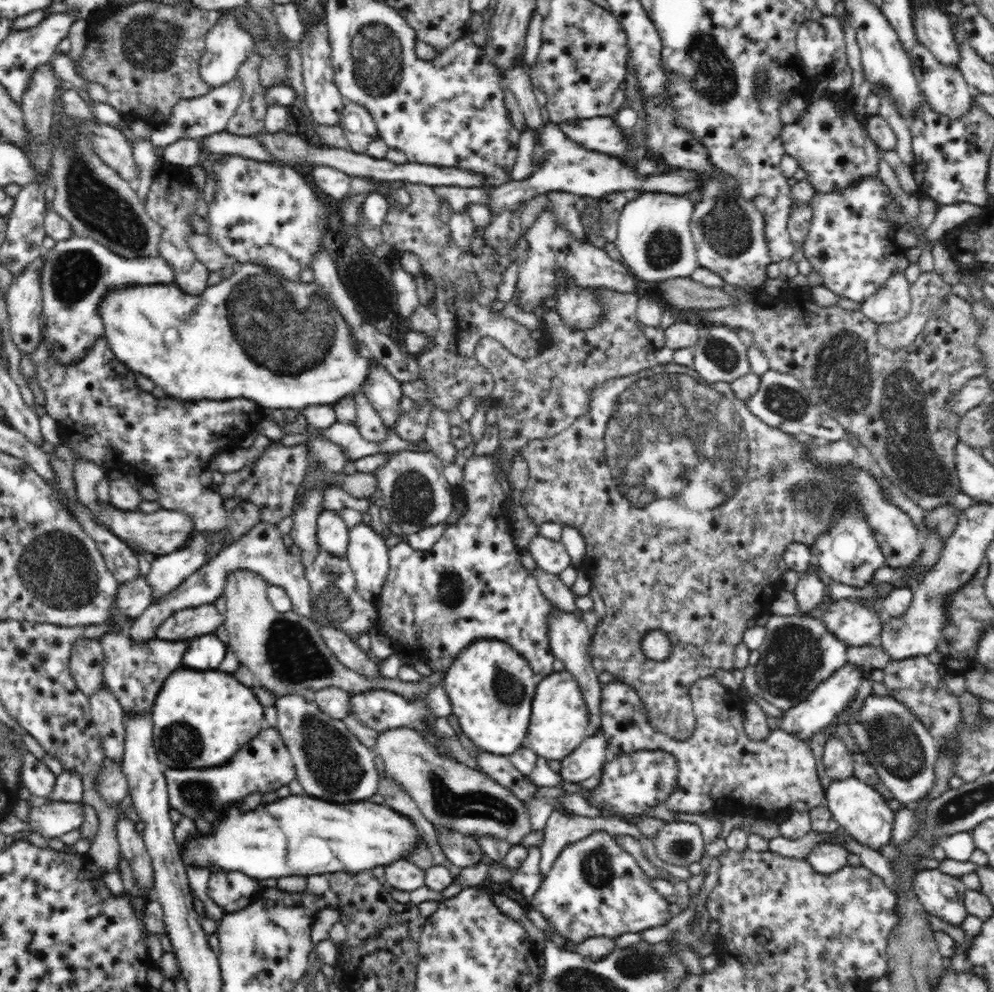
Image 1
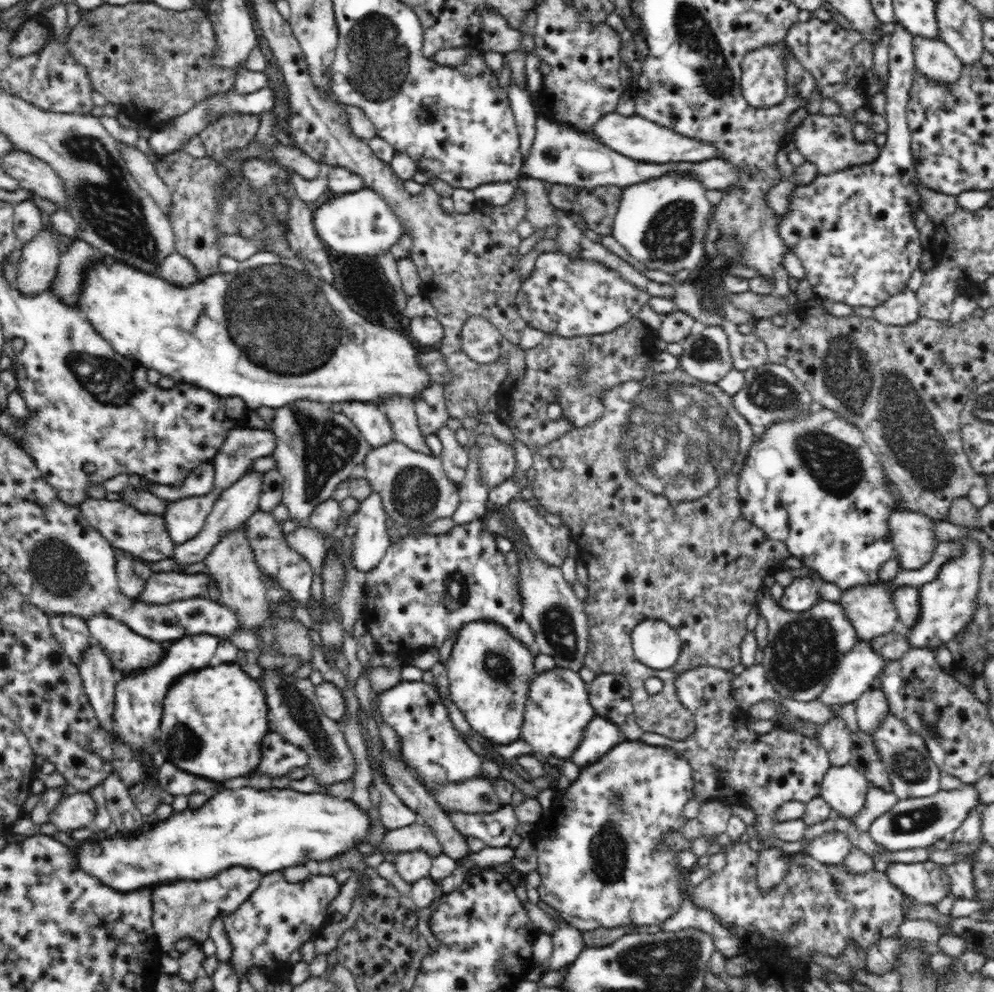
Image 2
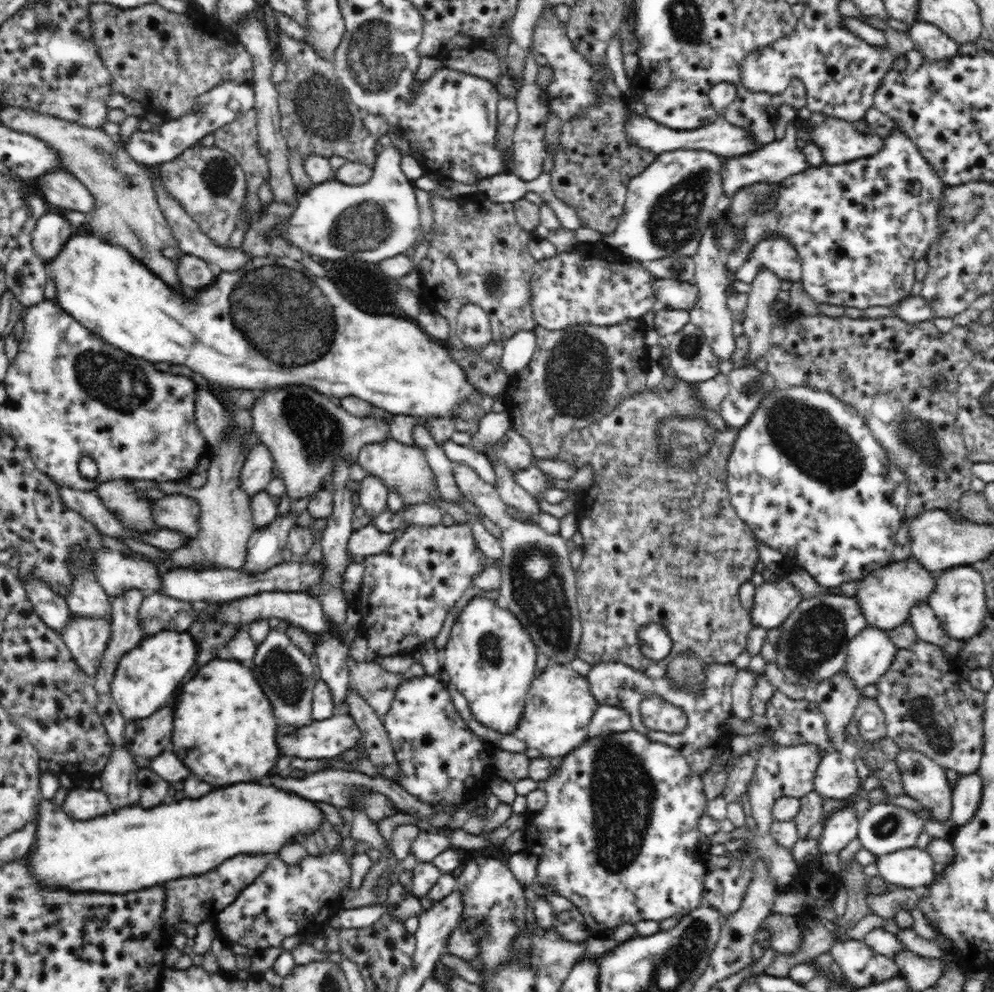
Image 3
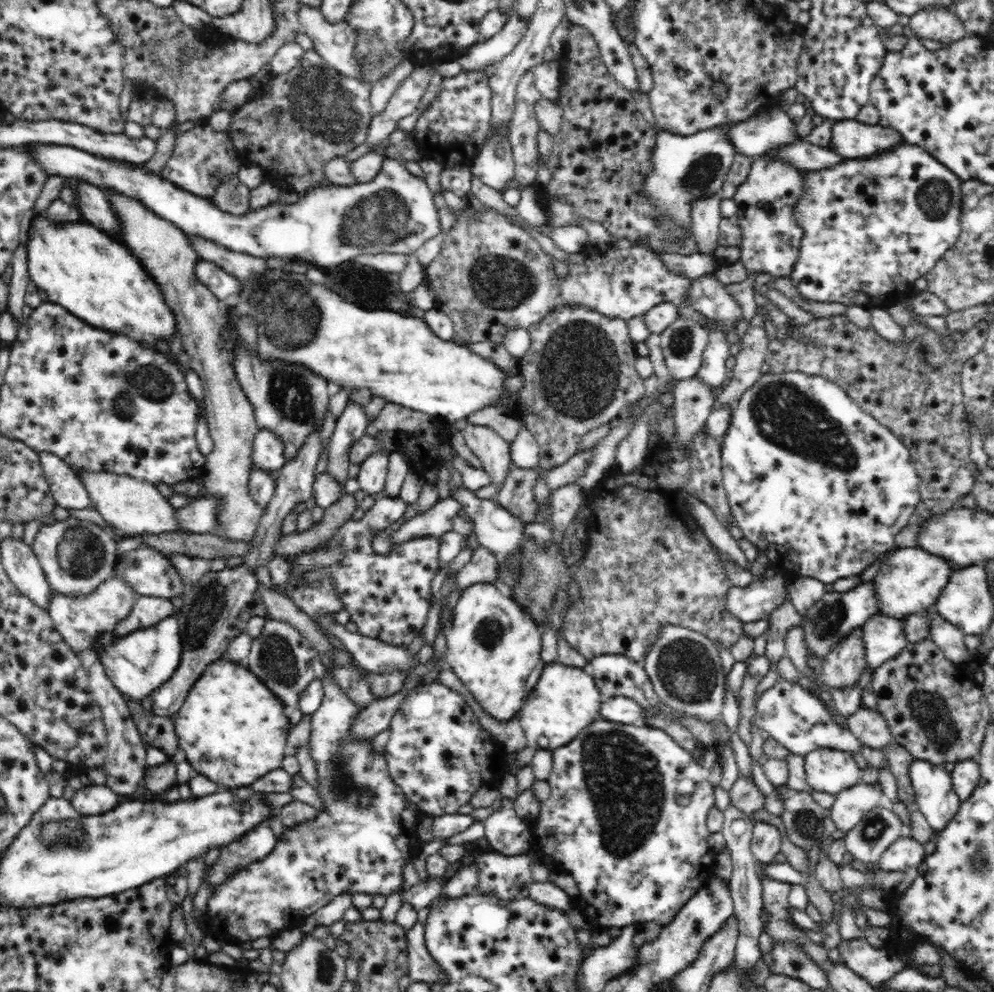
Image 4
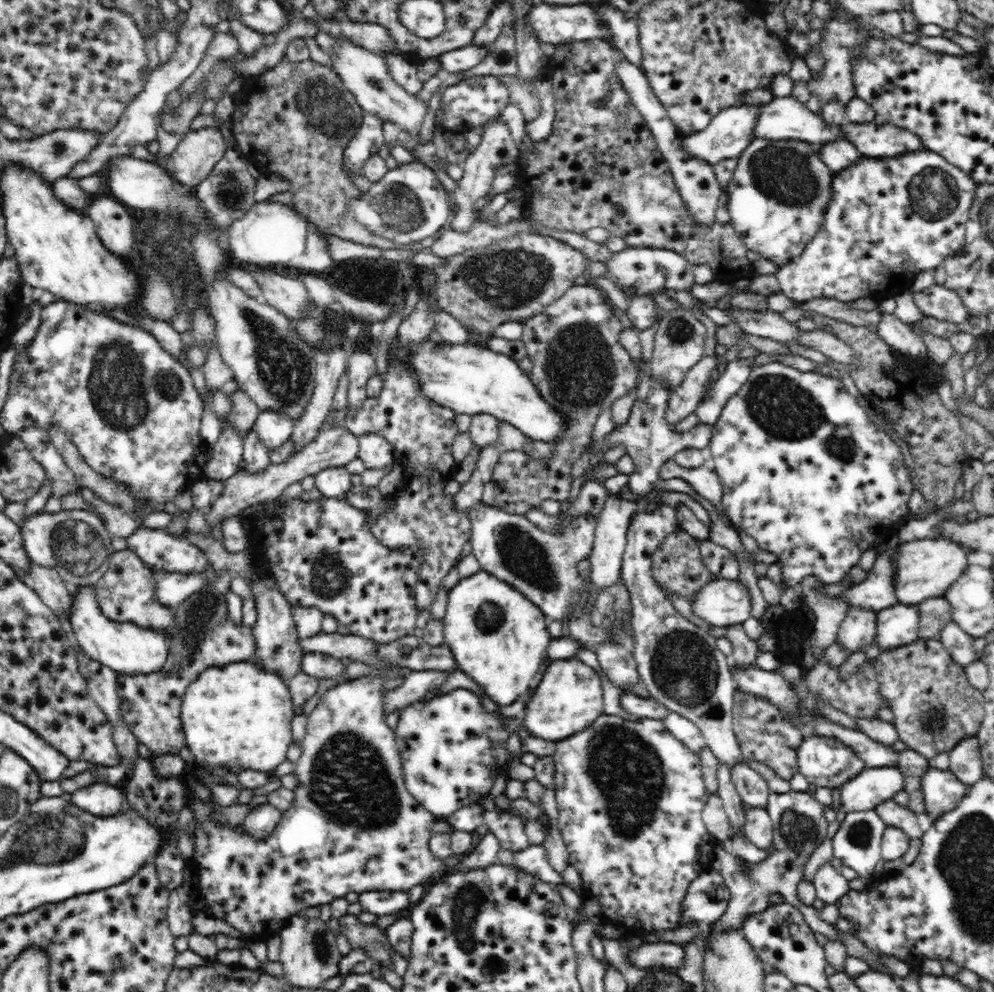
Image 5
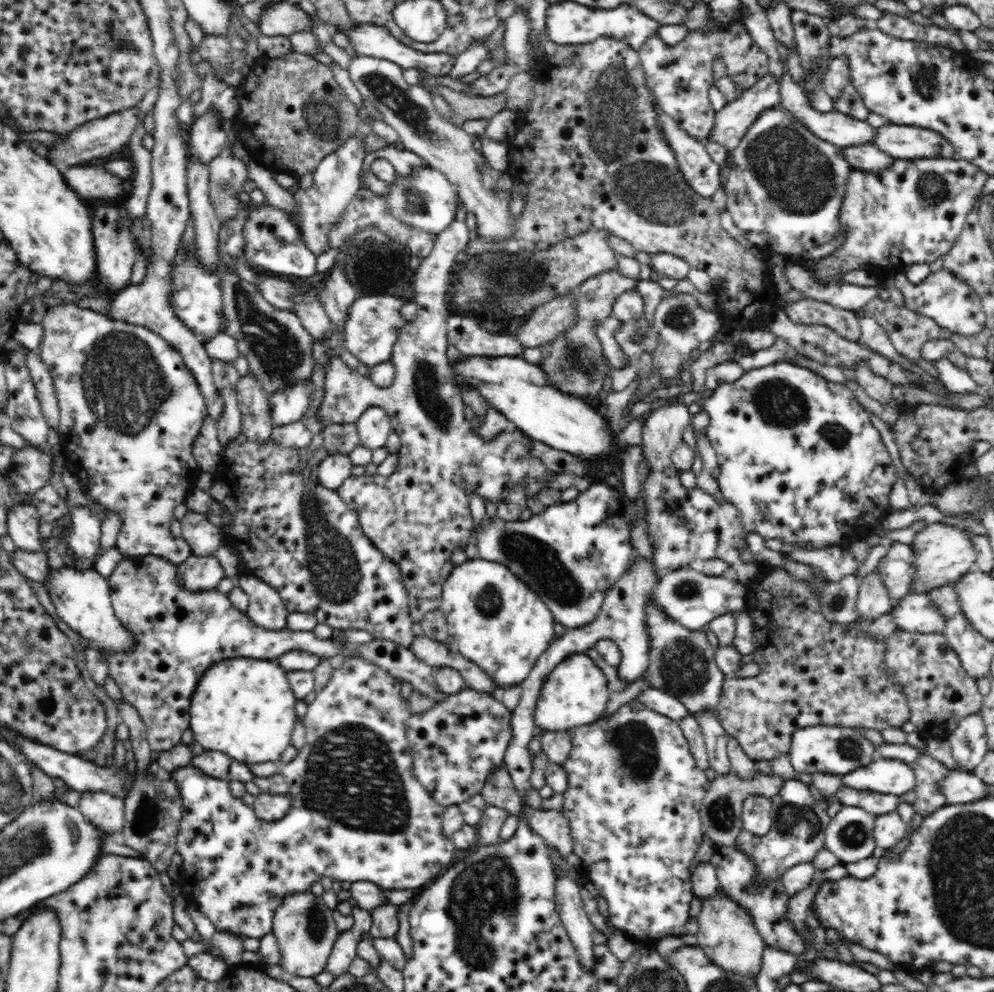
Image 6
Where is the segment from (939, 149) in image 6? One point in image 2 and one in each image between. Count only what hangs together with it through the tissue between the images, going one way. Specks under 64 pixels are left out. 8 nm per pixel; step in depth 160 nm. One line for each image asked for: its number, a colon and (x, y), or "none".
2: (826, 141)
3: (839, 142)
4: (851, 139)
5: (872, 140)

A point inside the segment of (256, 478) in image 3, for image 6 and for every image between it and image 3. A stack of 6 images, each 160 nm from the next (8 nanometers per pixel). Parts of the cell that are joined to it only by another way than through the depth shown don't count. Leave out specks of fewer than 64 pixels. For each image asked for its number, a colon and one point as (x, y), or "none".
4: (267, 455)
5: (273, 428)
6: (290, 404)

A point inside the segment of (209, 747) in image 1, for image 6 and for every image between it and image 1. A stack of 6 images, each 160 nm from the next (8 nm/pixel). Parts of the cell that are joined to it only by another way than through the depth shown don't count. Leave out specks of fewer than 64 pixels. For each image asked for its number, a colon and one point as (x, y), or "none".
2: (213, 722)
3: (224, 730)
4: (217, 734)
5: (238, 716)
6: (243, 707)

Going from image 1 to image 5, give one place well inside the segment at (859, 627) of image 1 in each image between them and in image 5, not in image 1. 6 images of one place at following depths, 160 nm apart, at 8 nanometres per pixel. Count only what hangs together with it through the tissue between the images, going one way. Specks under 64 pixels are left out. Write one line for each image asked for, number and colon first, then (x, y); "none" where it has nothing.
2: (870, 608)
3: (885, 596)
4: (913, 579)
5: (926, 568)

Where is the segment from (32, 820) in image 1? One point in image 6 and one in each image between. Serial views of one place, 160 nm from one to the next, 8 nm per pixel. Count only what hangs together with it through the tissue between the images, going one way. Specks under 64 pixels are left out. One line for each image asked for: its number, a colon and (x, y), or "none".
2: (76, 810)
3: (79, 804)
4: (90, 800)
5: (102, 800)
6: (105, 811)

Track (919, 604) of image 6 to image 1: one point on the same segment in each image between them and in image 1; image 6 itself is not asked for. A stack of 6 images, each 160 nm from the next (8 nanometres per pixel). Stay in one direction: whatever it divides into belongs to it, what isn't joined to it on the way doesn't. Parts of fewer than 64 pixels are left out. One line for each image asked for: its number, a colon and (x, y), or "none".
1: (815, 713)
2: (857, 670)
3: (870, 654)
4: (884, 638)
5: (897, 626)

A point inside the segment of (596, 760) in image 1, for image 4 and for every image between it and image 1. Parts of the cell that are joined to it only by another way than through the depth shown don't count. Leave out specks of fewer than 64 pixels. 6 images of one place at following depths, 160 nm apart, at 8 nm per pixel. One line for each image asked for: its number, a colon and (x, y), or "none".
2: (600, 736)
3: (608, 719)
4: (619, 709)

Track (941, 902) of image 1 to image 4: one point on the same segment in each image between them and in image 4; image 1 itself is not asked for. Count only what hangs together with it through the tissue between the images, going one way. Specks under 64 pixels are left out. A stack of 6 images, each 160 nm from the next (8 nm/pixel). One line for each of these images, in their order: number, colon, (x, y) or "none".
2: (927, 882)
3: (911, 868)
4: (906, 852)

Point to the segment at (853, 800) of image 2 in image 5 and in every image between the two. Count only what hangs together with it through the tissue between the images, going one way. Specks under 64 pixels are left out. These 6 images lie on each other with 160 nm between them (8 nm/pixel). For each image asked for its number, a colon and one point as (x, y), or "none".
3: (836, 777)
4: (827, 770)
5: (825, 762)

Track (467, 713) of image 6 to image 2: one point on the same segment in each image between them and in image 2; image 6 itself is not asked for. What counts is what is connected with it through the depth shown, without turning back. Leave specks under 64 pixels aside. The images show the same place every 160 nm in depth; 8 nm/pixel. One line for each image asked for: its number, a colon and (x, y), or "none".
2: (438, 754)
3: (442, 762)
4: (438, 754)
5: (452, 750)

